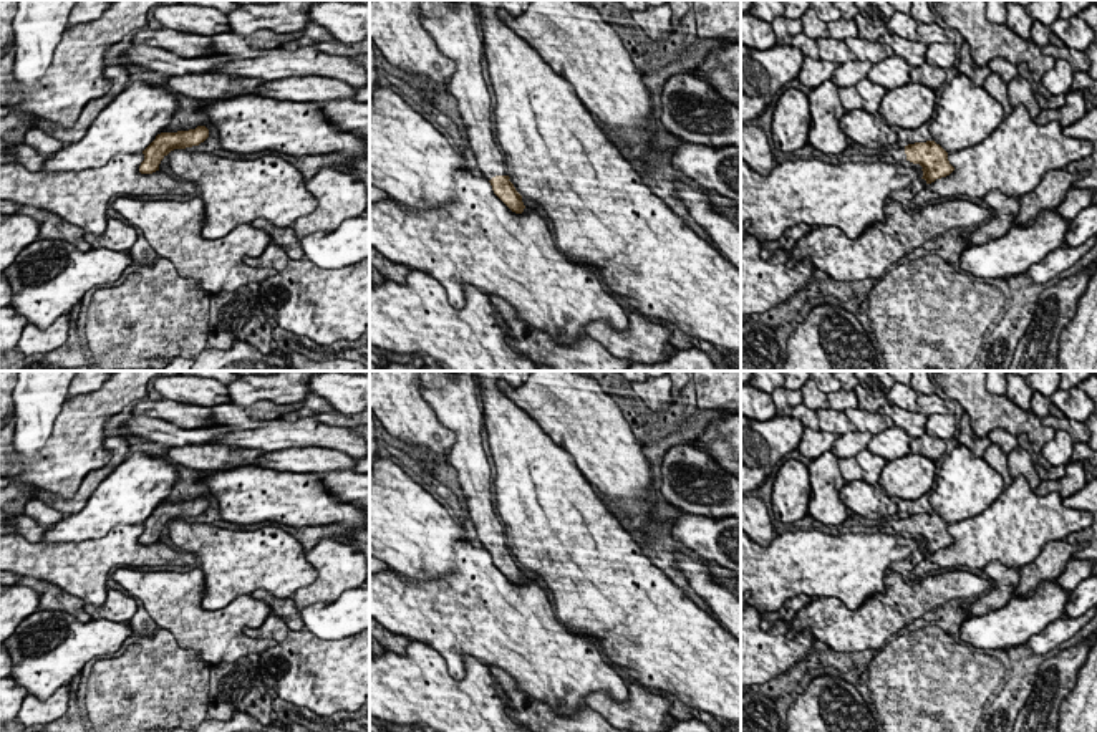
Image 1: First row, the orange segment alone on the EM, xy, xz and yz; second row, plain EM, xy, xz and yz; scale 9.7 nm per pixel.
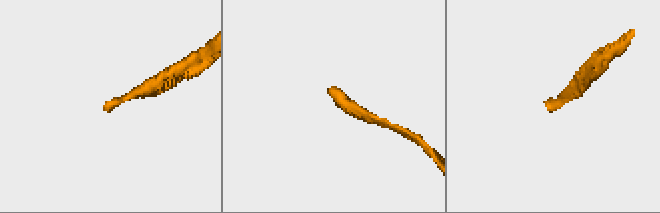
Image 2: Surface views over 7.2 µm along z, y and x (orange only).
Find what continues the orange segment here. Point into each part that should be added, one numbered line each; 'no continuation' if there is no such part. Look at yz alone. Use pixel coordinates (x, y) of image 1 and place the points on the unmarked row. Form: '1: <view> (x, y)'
1: yz (898, 525)

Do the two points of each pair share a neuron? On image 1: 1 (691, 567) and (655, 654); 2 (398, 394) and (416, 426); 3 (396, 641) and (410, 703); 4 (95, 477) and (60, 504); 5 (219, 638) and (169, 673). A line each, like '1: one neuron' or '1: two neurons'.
1: two neurons
2: one neuron
3: two neurons
4: one neuron
5: two neurons

